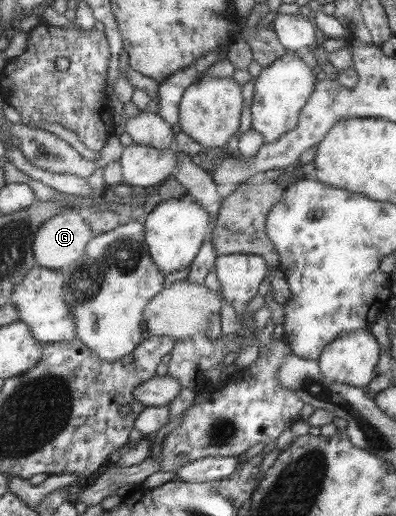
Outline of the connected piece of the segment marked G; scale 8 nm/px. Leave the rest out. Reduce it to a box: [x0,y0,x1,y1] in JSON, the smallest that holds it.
[33,212,92,270]

